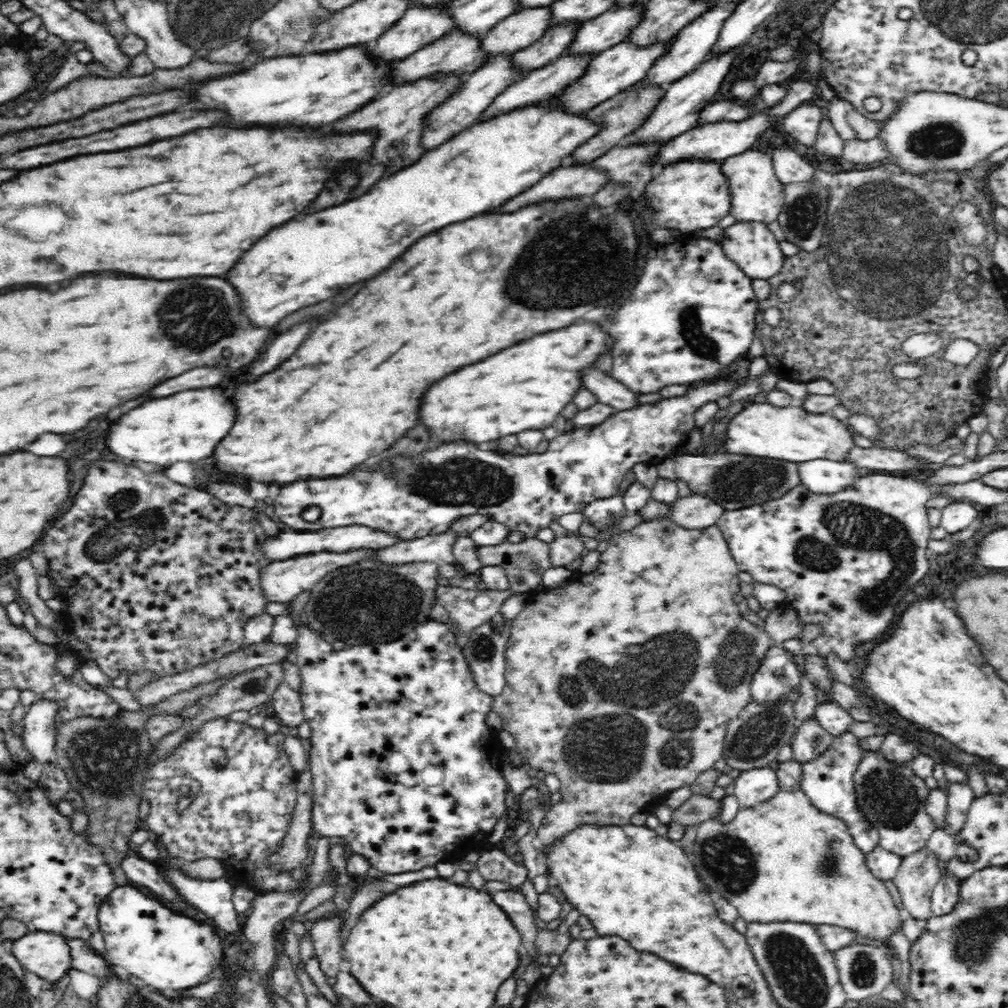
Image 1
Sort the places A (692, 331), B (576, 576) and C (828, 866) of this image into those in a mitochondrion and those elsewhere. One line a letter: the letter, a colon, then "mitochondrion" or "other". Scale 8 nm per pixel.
A: mitochondrion
B: other
C: mitochondrion

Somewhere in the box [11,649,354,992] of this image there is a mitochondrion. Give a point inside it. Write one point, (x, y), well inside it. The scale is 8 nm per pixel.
(105, 760)

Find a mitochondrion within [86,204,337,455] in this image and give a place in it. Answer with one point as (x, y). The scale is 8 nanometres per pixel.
(195, 316)

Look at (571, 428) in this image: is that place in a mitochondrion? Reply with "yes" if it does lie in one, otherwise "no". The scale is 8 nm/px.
no

